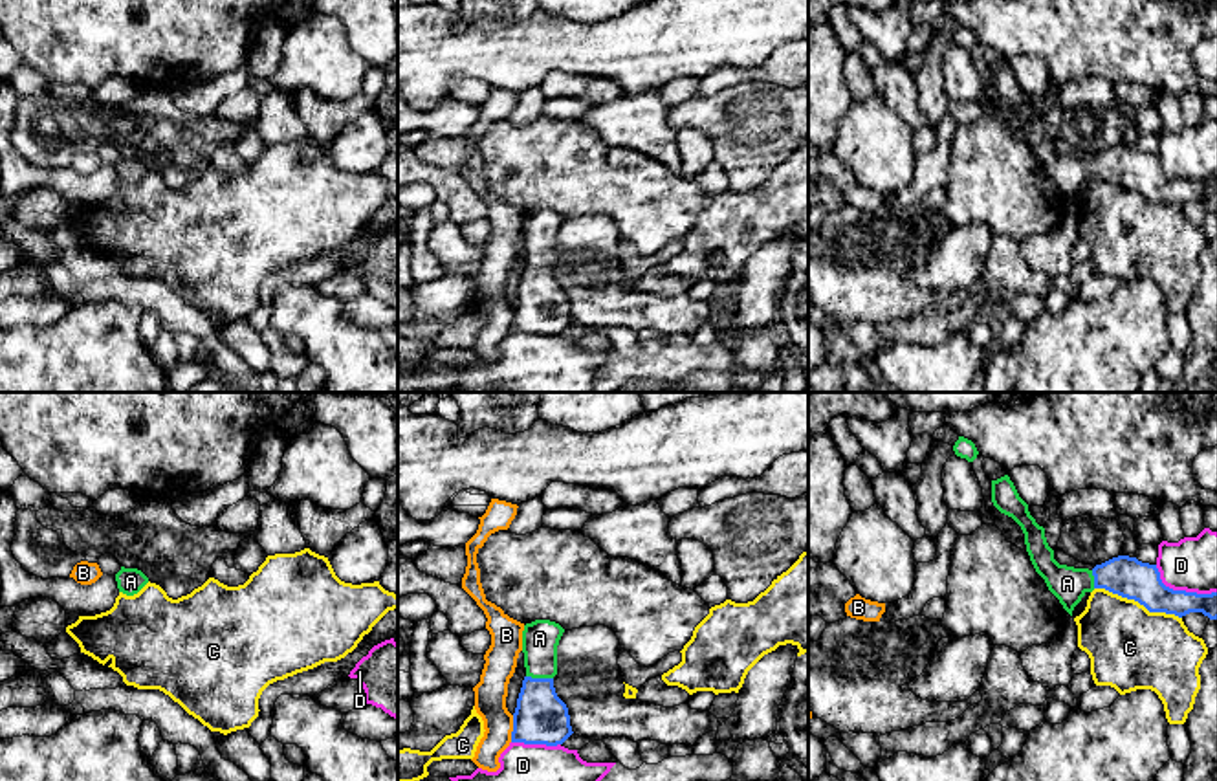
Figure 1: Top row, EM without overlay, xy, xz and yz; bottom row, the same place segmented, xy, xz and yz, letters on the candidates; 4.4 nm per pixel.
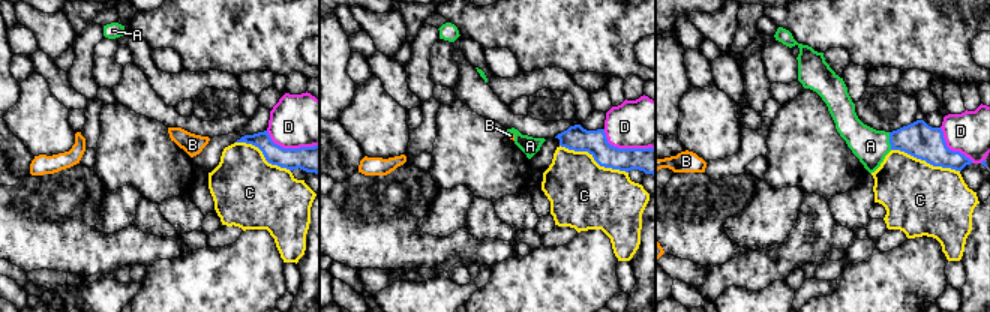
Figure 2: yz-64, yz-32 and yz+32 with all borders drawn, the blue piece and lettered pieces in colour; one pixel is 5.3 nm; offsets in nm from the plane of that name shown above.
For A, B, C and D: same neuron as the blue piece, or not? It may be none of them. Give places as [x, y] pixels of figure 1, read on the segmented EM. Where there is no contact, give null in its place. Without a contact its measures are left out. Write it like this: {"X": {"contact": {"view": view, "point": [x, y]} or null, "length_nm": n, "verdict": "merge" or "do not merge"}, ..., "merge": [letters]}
{"A": {"contact": {"view": "xz", "point": [539, 679]}, "length_nm": 120, "verdict": "merge"}, "B": {"contact": {"view": "xz", "point": [514, 728]}, "length_nm": 120, "verdict": "do not merge"}, "C": {"contact": {"view": "yz", "point": [1139, 602]}, "length_nm": 400, "verdict": "do not merge"}, "D": {"contact": {"view": "yz", "point": [1181, 591]}, "length_nm": 300, "verdict": "do not merge"}, "merge": ["A"]}

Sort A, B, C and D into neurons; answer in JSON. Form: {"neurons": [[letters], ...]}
{"neurons": [["A"], ["B"], ["C"], ["D"]]}

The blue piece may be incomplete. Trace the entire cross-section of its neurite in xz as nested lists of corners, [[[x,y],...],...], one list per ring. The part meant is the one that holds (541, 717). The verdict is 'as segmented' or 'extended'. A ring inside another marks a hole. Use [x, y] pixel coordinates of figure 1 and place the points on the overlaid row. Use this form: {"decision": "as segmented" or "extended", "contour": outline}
{"decision": "extended", "contour": [[[550,620],[524,625],[522,653],[526,676],[513,713],[511,742],[563,744],[574,732],[566,704],[557,697],[557,645],[565,629]]]}

